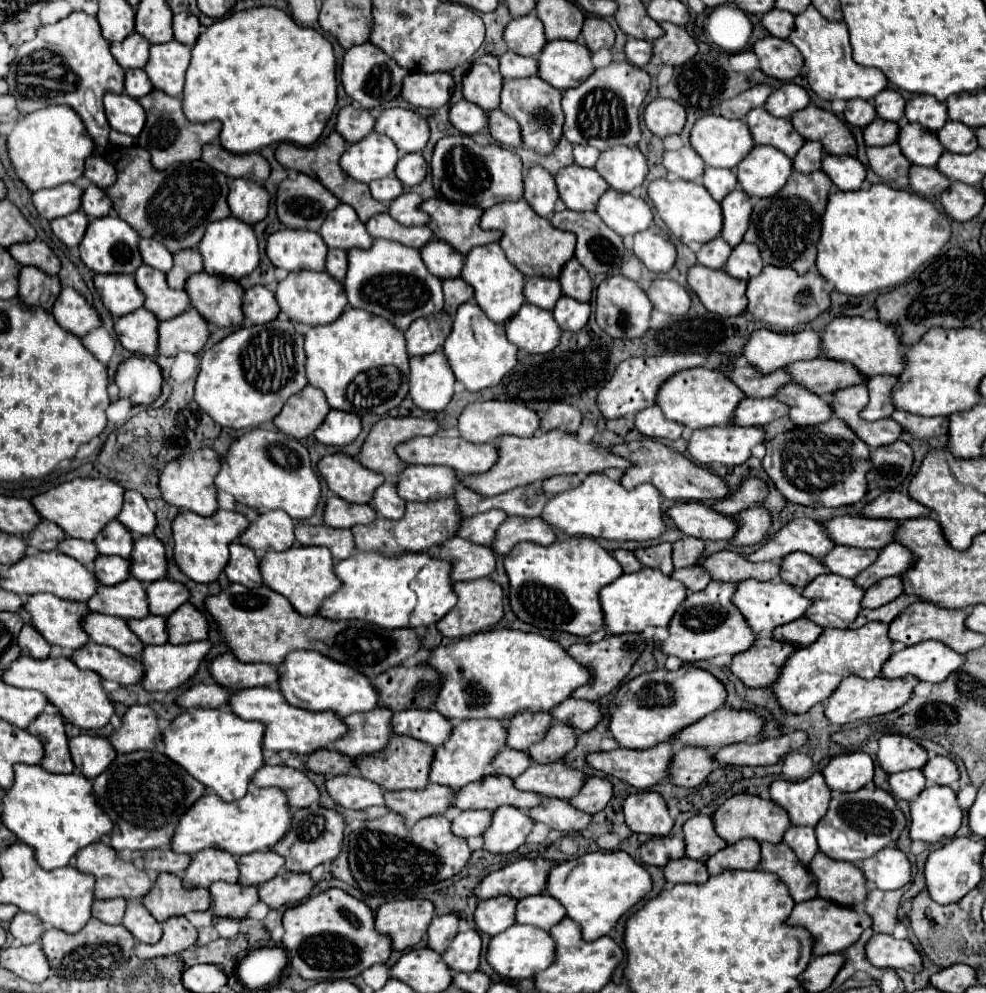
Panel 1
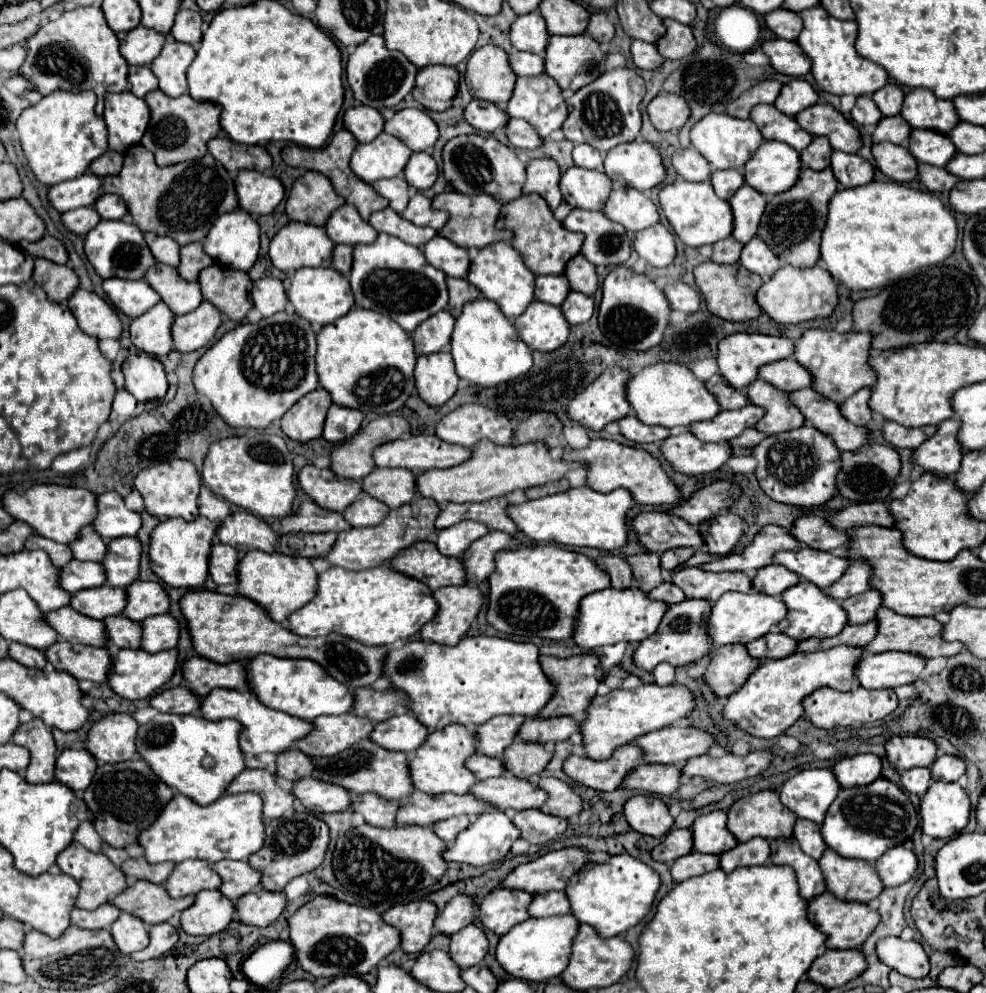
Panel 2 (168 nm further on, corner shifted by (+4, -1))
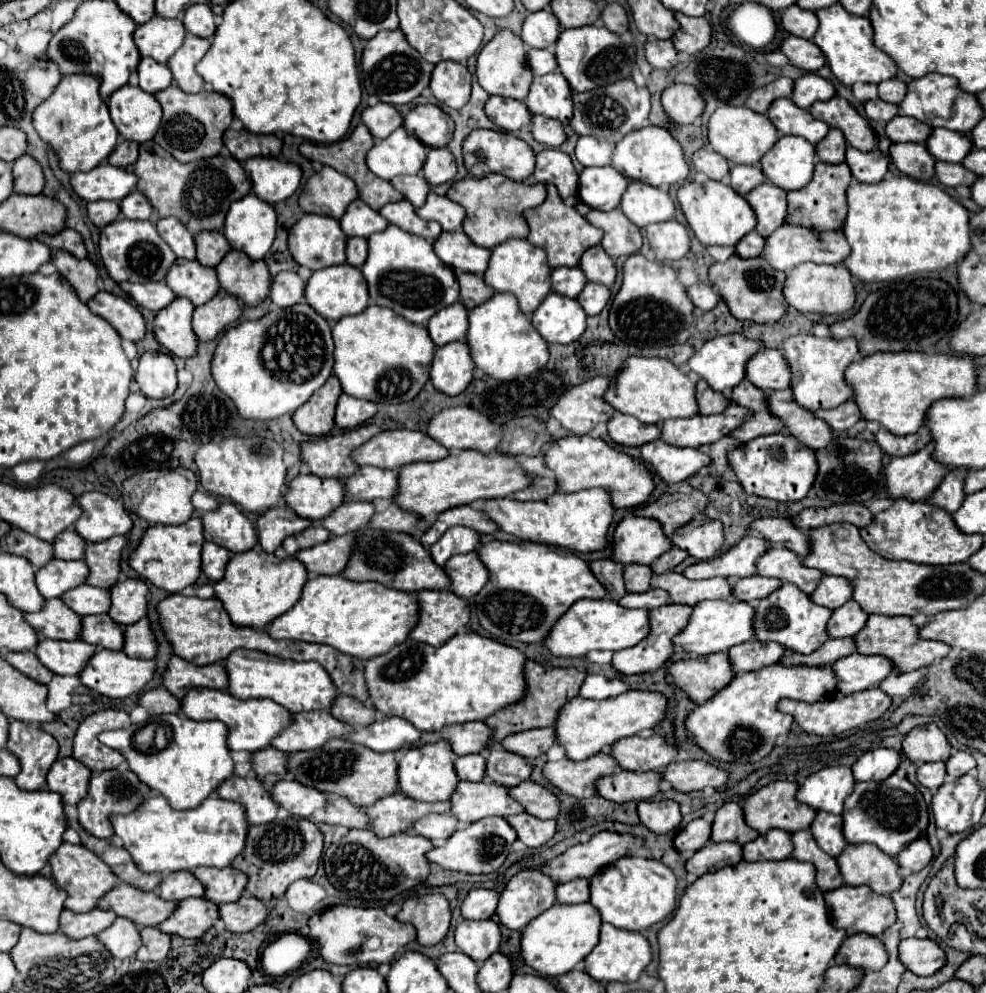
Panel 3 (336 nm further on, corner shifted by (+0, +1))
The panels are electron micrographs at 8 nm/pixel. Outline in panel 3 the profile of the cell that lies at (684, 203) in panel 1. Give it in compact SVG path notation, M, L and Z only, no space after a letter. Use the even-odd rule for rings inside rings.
M708 180L706 184L686 182L678 190L678 202L694 236L704 246L712 246L712 244L736 246L748 232L756 228L756 214L748 206L748 200L724 182L714 182L714 180Z

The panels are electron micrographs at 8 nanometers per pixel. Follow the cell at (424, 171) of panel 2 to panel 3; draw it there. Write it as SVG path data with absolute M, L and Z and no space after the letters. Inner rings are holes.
M432 148L422 172L430 186L438 186L438 184L444 184L456 176L458 164L448 148Z

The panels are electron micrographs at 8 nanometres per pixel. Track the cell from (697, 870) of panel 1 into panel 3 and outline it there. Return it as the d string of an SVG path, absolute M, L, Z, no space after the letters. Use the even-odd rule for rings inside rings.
M710 842L704 848L700 848L688 862L686 862L686 870L702 876L712 872L714 868L720 870L724 866L734 866L742 860L742 846L738 842Z

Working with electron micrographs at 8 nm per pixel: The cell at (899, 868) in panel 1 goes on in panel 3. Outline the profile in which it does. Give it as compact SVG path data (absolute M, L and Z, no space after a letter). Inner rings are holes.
M918 838L910 846L906 846L896 856L896 860L898 860L900 868L910 870L910 872L918 872L924 866L928 866L928 862L932 860L932 856L934 856L934 852L930 854L930 842L926 838Z

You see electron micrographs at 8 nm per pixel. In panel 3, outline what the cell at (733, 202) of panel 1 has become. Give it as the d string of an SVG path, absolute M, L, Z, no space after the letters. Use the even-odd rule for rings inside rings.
M766 182L764 186L756 186L746 200L750 202L750 206L754 208L756 216L758 216L758 226L756 230L768 238L778 226L782 226L786 222L786 190Z

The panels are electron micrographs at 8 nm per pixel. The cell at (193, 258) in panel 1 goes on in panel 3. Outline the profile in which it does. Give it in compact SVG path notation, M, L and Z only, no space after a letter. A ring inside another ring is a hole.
M200 232L196 234L196 260L204 266L218 266L218 262L230 252L230 244L222 232Z

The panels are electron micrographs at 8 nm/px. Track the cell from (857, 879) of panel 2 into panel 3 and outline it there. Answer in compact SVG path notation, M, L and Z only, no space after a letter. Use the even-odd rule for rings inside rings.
M848 844L838 856L838 866L848 886L870 886L876 894L892 894L902 886L898 862L892 856L882 854L878 846Z

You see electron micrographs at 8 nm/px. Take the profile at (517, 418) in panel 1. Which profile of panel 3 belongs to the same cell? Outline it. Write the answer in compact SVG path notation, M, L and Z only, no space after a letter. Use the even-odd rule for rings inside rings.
M466 406L444 408L434 414L426 434L448 450L478 450L482 454L496 452L502 440L500 426Z

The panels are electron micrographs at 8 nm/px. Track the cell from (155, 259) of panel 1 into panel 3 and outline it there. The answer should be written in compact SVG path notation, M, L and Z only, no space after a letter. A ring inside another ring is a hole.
M160 218L156 222L160 236L166 240L166 244L174 250L174 254L178 258L186 258L186 260L194 260L196 258L196 244L194 244L194 234L190 234L186 230L186 226L182 226L182 222L178 222L178 218Z

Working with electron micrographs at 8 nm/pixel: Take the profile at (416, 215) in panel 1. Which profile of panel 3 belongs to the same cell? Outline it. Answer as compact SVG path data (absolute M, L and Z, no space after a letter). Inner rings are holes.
M434 192L428 194L426 204L422 208L418 208L416 212L424 220L436 220L442 226L442 230L446 230L446 232L458 230L466 216L466 210L460 204L452 202L446 196L438 196Z

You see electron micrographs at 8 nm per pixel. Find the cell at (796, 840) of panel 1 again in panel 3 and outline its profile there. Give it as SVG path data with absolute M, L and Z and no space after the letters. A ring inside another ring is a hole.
M818 812L812 826L810 826L818 846L830 854L830 856L840 856L840 852L846 846L846 840L842 838L842 816L836 814L826 814Z

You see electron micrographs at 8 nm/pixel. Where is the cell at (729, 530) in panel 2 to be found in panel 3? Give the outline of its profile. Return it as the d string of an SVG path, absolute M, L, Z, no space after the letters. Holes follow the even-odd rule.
M695 515L686 526L678 528L670 536L670 542L672 542L672 546L688 552L696 560L710 560L718 554L722 542L724 542L722 524L716 520L699 522Z

